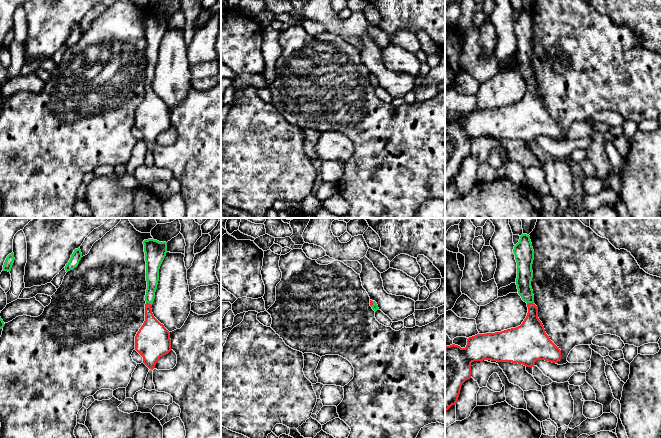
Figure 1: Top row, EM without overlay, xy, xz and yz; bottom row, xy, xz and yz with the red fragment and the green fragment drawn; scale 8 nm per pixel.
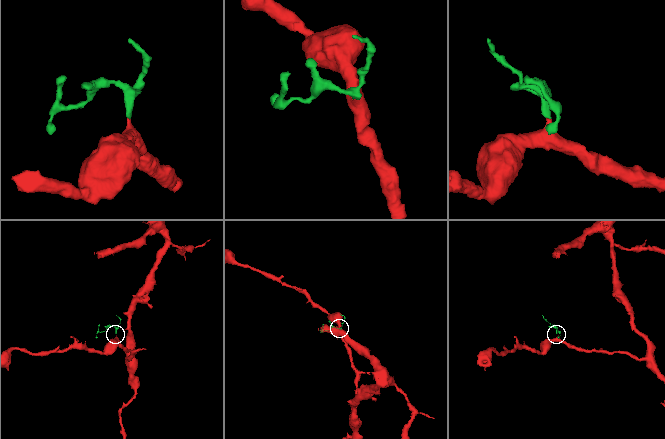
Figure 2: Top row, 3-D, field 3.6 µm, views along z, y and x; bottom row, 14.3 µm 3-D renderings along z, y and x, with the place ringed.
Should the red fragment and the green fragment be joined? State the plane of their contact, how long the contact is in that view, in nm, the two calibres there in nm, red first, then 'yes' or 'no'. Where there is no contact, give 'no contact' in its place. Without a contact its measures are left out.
meets red in yz; contact 60 nm long; 220 nm thick on the red side, 130 nm on the other; yes

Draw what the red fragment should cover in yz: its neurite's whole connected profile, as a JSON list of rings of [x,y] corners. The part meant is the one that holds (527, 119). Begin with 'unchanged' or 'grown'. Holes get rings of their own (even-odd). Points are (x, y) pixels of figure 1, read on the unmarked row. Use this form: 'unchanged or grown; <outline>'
grown; [[[529,11],[520,12],[513,29],[517,38],[518,70],[527,79],[527,92],[516,104],[469,113],[465,124],[455,120],[445,122],[445,188],[456,181],[462,160],[471,154],[474,137],[512,138],[534,143],[537,136],[557,139],[561,135],[561,126],[546,110],[534,80],[531,63],[534,26]]]

